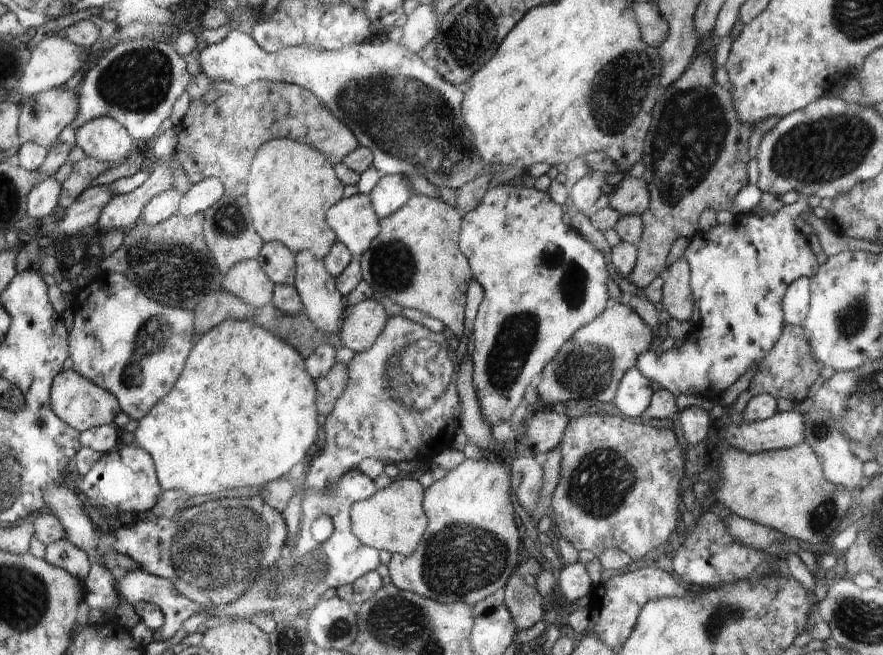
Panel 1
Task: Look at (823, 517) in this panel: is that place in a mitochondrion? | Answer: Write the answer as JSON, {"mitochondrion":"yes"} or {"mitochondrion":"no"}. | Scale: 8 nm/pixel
{"mitochondrion":"yes"}

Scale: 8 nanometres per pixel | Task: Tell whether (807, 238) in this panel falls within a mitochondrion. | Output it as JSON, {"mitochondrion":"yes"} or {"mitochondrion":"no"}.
{"mitochondrion":"no"}

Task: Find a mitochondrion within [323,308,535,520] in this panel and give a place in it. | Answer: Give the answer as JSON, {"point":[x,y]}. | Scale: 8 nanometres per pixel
{"point":[415,373]}

